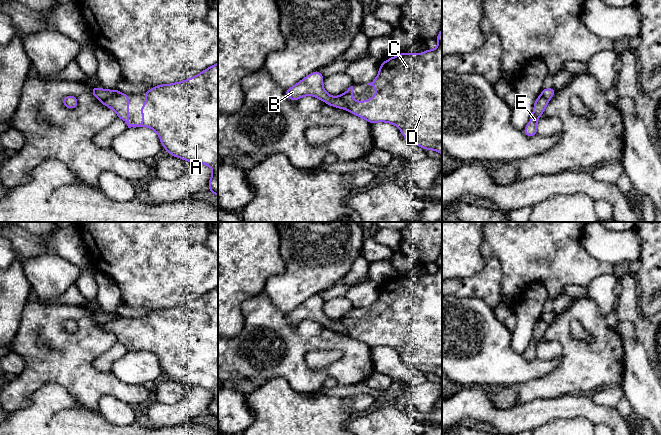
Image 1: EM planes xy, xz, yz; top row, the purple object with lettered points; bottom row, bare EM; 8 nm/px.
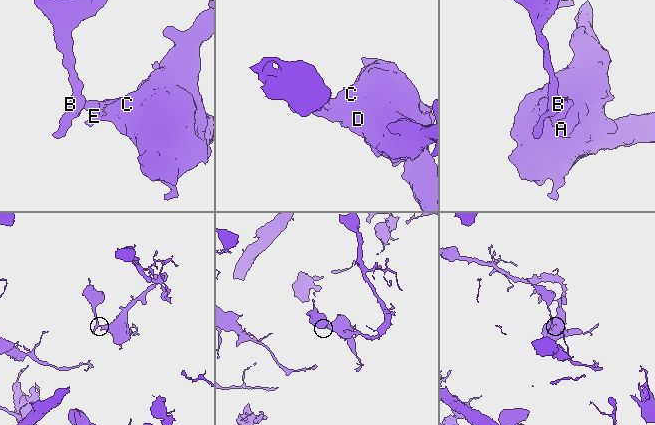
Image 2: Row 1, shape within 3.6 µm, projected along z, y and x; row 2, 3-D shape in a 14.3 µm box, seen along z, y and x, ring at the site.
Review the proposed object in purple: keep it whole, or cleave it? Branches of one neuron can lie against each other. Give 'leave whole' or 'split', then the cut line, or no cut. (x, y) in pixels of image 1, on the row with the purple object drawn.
split; cut xy (120, 92), (101, 101)

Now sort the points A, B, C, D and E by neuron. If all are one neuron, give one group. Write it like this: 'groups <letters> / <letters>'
groups A C D E / B

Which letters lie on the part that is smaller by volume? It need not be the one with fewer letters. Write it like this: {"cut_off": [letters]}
{"cut_off": ["B"]}

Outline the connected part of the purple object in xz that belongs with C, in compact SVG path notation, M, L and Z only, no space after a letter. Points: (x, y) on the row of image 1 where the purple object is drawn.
M442 28L435 39L438 43L436 49L427 49L418 54L403 52L381 62L377 77L367 84L374 87L377 93L368 100L354 101L353 86L336 98L342 100L353 115L367 120L370 124L377 122L393 124L398 127L406 140L424 150L435 150L442 155Z

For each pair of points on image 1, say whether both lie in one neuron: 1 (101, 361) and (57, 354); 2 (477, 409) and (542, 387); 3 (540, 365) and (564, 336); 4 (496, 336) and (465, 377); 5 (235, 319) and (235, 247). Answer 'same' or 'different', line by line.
1: different
2: different
3: different
4: same
5: same

